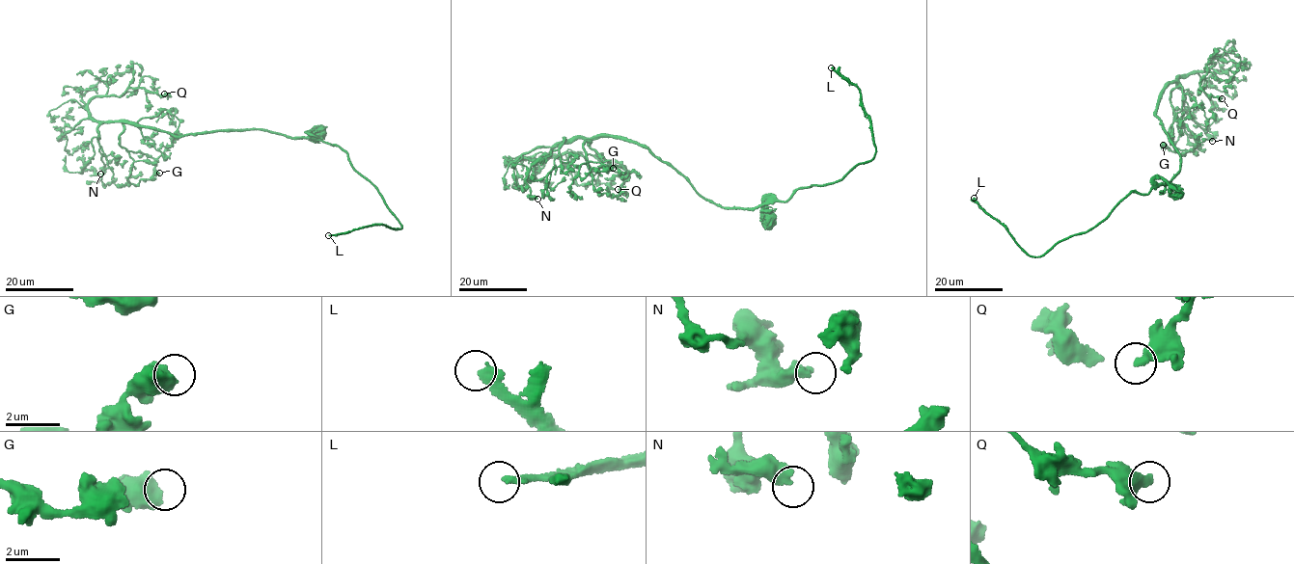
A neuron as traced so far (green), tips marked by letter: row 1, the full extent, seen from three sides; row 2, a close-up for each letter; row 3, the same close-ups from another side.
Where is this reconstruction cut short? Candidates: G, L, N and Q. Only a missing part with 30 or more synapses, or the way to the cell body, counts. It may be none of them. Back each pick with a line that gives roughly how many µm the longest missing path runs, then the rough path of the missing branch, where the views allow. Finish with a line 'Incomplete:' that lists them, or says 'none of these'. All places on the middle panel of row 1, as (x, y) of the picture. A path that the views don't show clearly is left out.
L: about 9 µm are missing; missing branch runs (831, 67), (835, 44)
Incomplete: L

